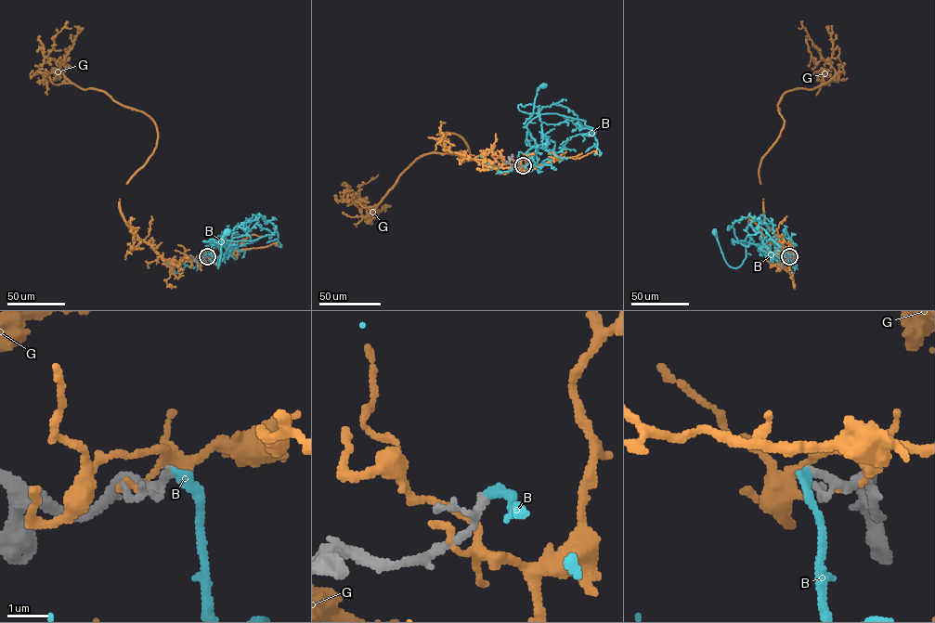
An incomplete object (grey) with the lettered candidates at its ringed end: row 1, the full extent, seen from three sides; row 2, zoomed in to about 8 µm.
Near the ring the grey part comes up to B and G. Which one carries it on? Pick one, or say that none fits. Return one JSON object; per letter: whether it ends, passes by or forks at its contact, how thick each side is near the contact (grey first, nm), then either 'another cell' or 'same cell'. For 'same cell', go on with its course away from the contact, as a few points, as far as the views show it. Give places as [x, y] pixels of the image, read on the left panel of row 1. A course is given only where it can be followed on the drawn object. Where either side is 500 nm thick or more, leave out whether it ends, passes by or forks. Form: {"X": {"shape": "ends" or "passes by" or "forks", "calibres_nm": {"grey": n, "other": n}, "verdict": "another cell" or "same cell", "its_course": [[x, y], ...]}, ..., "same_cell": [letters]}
{"B": {"shape": "ends", "calibres_nm": {"grey": 150, "other": 240}, "verdict": "same cell", "its_course": [[207, 256], [217, 263], [221, 252], [211, 243], [222, 241], [211, 248], [217, 268], [223, 237], [227, 232]]}, "G": {"shape": "forks", "calibres_nm": {"grey": 170, "other": 140}, "verdict": "another cell"}, "same_cell": ["B"]}

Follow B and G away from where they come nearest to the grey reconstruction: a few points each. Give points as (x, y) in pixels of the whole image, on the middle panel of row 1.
B: (523, 165), (531, 162), (538, 148), (525, 125), (538, 114), (525, 119), (533, 112), (537, 90), (544, 85)
G: (522, 166), (486, 167), (438, 134), (460, 136), (468, 158), (421, 155), (368, 213), (353, 198), (378, 175)

